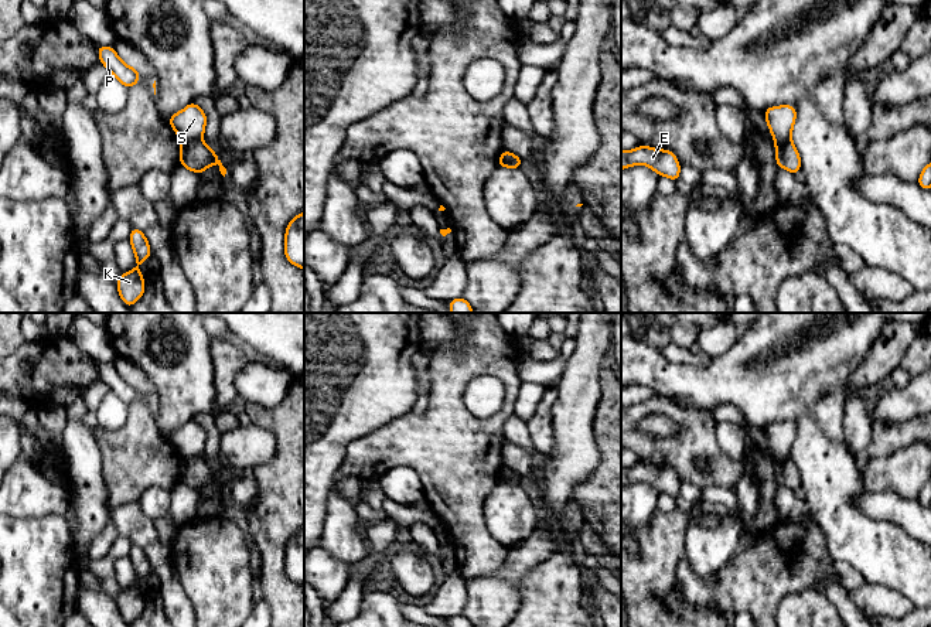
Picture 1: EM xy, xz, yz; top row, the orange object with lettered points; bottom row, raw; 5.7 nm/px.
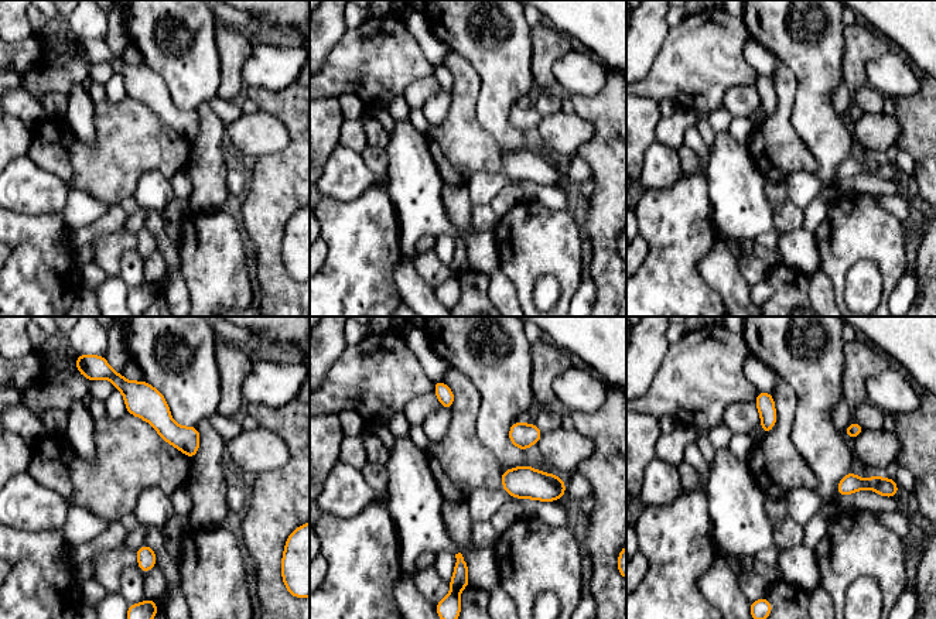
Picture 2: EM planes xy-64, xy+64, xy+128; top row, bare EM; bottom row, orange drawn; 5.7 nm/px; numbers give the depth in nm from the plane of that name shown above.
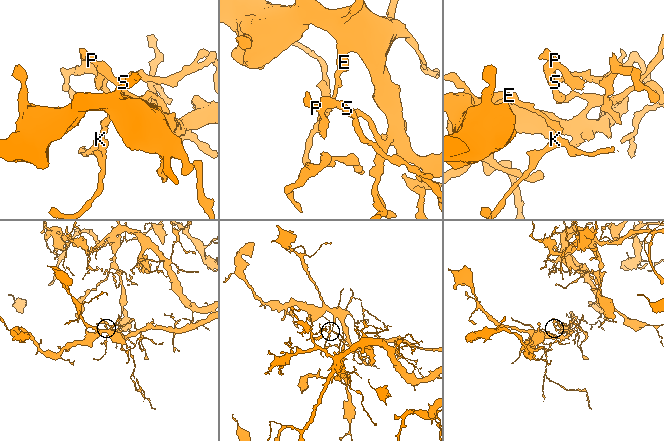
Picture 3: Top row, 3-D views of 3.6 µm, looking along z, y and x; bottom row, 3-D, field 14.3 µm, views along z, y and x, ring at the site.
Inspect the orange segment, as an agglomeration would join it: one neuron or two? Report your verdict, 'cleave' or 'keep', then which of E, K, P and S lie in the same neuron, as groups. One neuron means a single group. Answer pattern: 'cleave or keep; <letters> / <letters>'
cleave; E K / P S

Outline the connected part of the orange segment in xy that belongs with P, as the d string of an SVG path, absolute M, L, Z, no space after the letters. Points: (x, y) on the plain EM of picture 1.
M98 361L98 372L100 381L105 382L110 391L127 406L140 399L139 388L127 384L116 371L113 364L103 364Z

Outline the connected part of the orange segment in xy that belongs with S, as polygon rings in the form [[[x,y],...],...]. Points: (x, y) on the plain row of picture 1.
[[[191,419],[184,427],[173,430],[168,442],[180,453],[181,459],[191,459],[202,454],[207,432],[195,419]]]

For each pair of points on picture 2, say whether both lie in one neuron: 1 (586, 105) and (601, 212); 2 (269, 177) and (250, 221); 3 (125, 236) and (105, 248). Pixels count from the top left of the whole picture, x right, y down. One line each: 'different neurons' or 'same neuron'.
1: same neuron
2: same neuron
3: same neuron

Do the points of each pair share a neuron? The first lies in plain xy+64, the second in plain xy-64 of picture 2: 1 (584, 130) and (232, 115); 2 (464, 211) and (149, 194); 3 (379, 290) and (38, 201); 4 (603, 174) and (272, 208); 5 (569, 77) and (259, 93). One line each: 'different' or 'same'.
1: different
2: different
3: different
4: same
5: different

